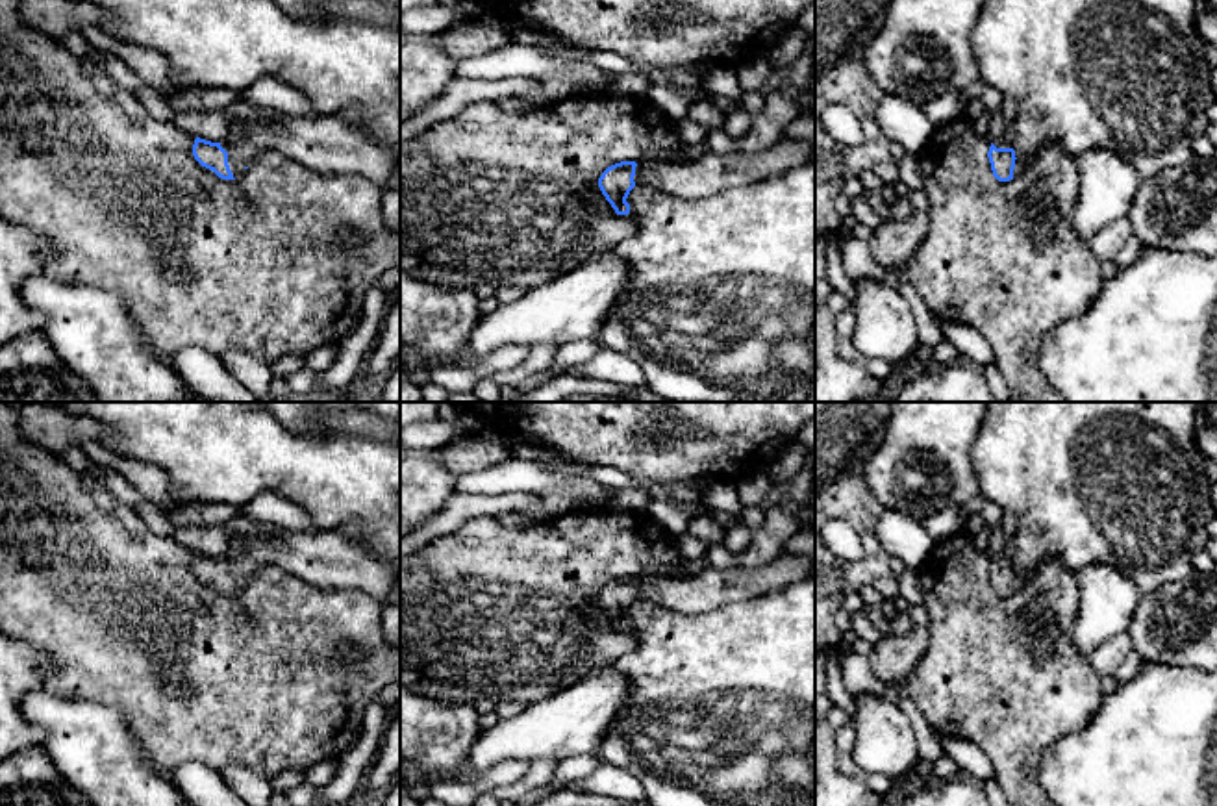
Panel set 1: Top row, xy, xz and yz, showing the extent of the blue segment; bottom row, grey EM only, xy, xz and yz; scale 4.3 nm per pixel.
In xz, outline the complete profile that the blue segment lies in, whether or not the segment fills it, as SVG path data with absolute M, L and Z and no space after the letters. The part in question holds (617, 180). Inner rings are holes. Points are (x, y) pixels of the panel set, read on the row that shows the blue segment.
M784 137L758 154L704 154L691 161L635 163L621 161L608 167L598 187L617 215L628 215L626 202L635 185L650 185L678 198L706 198L732 187L776 178L811 161L813 141Z

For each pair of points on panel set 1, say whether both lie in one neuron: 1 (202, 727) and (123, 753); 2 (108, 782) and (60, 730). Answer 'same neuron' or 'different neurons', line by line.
1: different neurons
2: same neuron

